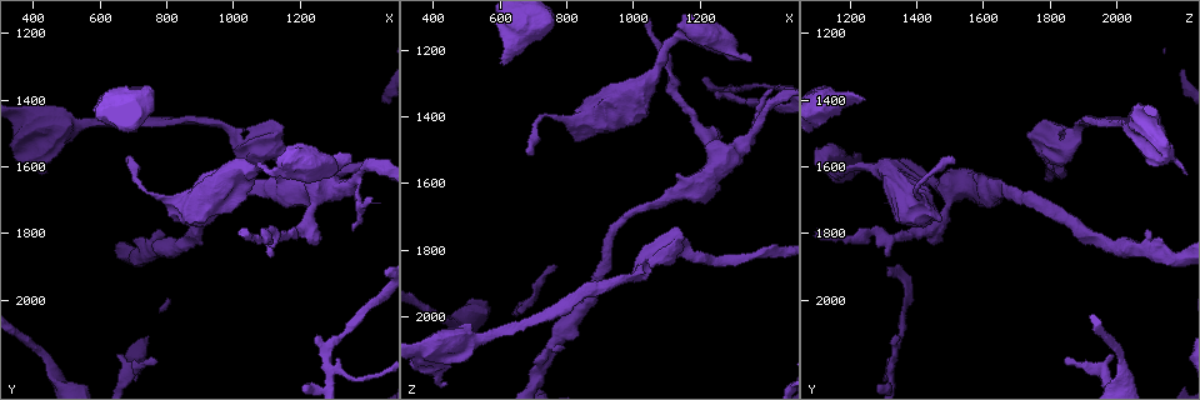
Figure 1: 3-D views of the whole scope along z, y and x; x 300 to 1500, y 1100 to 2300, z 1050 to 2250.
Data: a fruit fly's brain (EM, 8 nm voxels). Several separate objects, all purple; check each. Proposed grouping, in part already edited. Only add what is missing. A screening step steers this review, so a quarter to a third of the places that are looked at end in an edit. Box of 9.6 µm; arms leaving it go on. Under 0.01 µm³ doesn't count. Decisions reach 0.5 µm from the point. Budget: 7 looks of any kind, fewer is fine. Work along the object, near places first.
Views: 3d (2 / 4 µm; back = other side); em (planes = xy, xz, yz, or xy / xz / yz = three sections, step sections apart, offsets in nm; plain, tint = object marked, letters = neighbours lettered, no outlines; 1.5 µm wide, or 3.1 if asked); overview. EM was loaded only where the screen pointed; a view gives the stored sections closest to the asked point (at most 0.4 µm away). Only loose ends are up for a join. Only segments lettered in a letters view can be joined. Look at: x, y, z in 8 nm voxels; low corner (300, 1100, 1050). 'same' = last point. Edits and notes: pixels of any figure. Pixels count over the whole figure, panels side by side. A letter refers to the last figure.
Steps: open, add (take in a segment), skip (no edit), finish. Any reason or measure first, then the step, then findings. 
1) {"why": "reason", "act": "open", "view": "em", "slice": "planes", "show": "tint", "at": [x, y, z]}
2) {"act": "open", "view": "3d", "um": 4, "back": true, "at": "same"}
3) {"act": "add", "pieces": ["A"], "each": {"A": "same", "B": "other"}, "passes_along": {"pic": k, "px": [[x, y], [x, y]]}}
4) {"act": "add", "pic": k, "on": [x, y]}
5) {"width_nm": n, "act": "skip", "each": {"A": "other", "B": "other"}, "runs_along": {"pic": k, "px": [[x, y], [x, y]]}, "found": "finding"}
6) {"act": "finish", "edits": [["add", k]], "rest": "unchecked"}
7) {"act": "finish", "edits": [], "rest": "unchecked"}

{"why": "stops while still wide", "act": "open", "view": "3d", "um": 4, "back": true, "at": [600, 1400, 1240]}

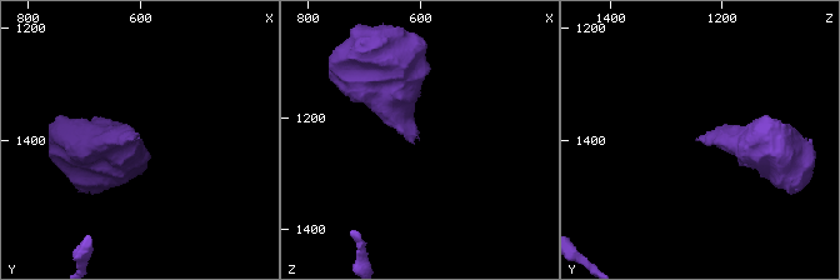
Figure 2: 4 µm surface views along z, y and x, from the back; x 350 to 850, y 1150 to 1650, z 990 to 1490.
{"act": "open", "view": "em", "slice": "planes", "show": "letters", "at": [610, 1400, 1245]}

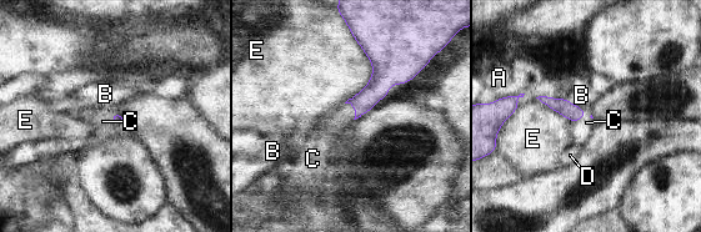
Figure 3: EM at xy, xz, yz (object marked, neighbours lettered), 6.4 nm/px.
{"longest_contact_nm": ["E", 460], "act": "add", "pieces": ["C"], "each": {"A": "other", "B": "other", "C": "same", "D": "other", "E": "other"}, "found": "it goes on there"}

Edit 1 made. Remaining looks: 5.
{"why": "end of a long branch", "act": "open", "view": "em", "slice": "xy", "step": 4, "show": "tint", "at": [1360, 1560, 1230]}

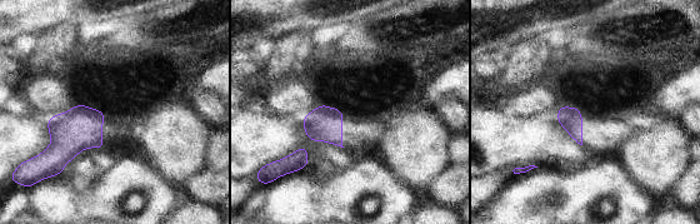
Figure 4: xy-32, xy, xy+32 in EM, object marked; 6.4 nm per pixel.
{"why": "cut it another way", "act": "open", "view": "em", "slice": "planes", "show": "letters", "at": "same"}

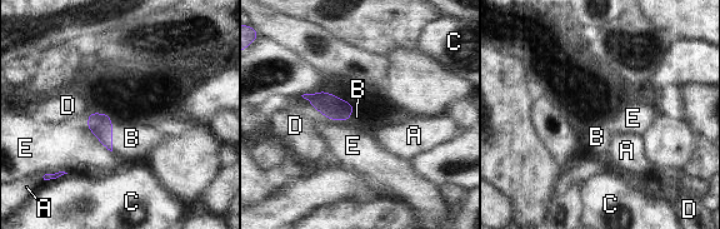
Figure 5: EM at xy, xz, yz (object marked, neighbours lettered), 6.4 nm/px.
{"act": "add", "pieces": ["B"], "each": {"A": "other", "B": "same", "C": "other", "D": "other", "E": "other"}, "passes_along": {"pic": 5, "px": [[100, 124], [111, 133], [131, 138]]}, "found": "it goes on there"}

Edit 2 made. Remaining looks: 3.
{"why": "an open end", "act": "open", "view": "em", "slice": "planes", "show": "letters", "at": [780, 2180, 1850]}

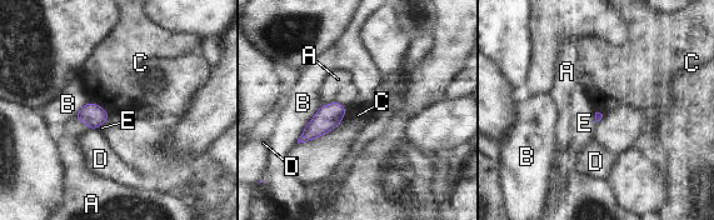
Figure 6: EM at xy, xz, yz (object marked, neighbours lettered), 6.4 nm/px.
{"act": "skip", "each": {"A": "other", "B": "other", "C": "other", "D": "other", "E": "other"}, "found": "no lettered segment goes on from it"}

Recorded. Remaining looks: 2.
{"act": "finish", "edits": [["add", 3], ["add", 5]], "rest": "unchecked"}

